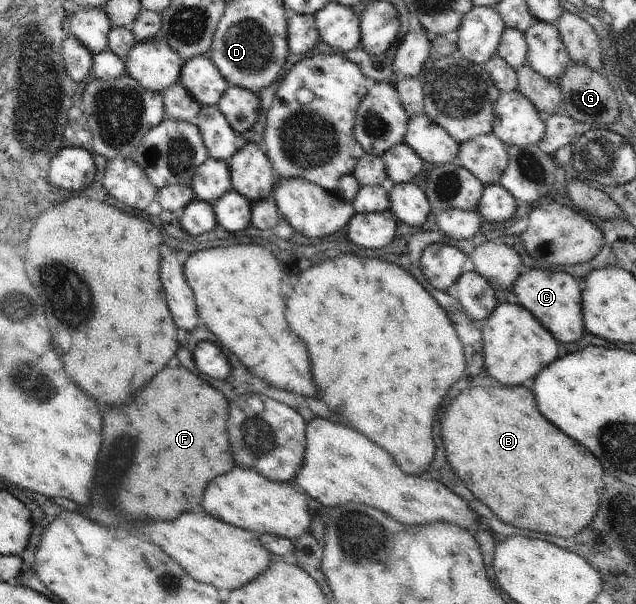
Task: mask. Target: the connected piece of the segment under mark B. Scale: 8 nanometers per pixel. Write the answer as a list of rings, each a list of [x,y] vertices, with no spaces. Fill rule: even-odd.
[[[501,385],[465,390],[445,412],[441,426],[447,460],[451,462],[453,470],[463,484],[505,524],[569,539],[593,520],[605,490],[601,480],[601,462],[597,462],[597,458],[585,446],[565,436],[541,416],[537,410],[535,393],[531,389],[524,385]]]

